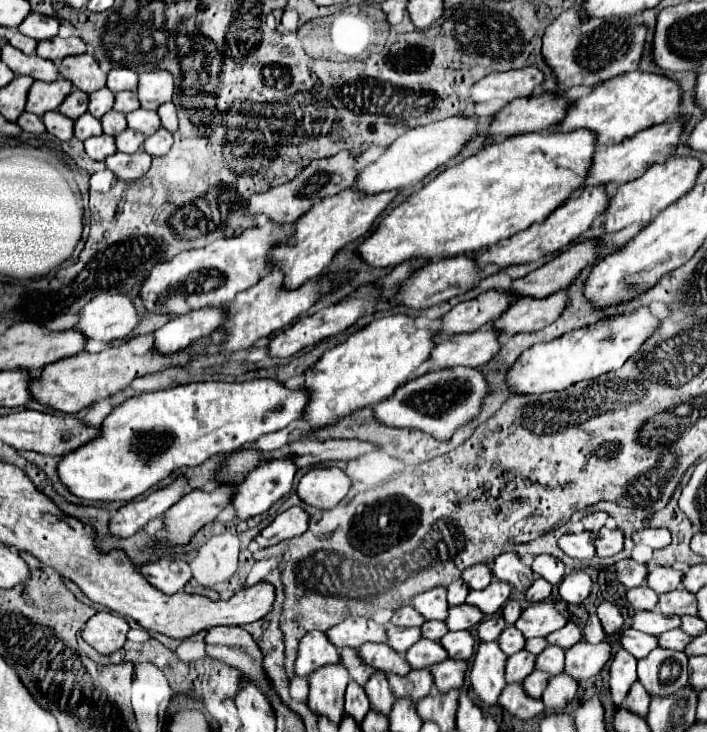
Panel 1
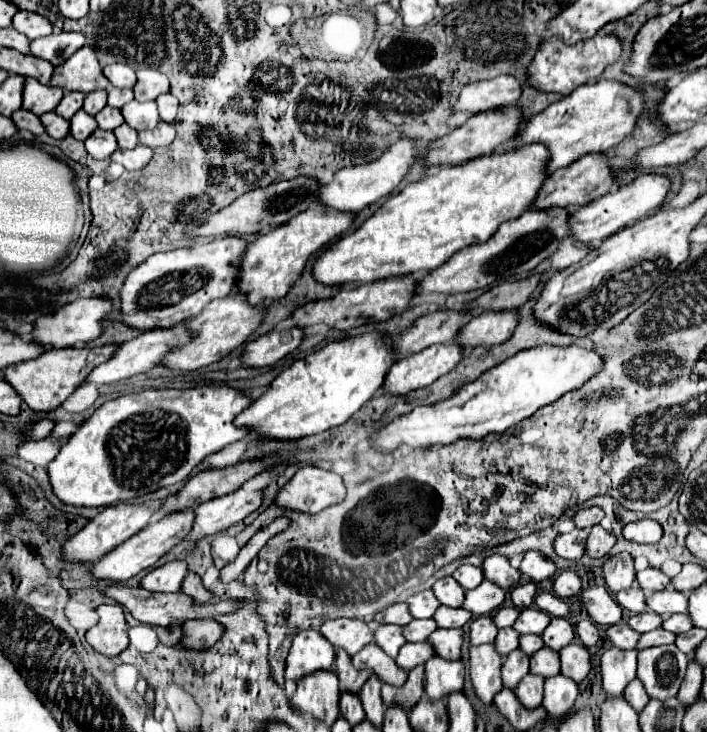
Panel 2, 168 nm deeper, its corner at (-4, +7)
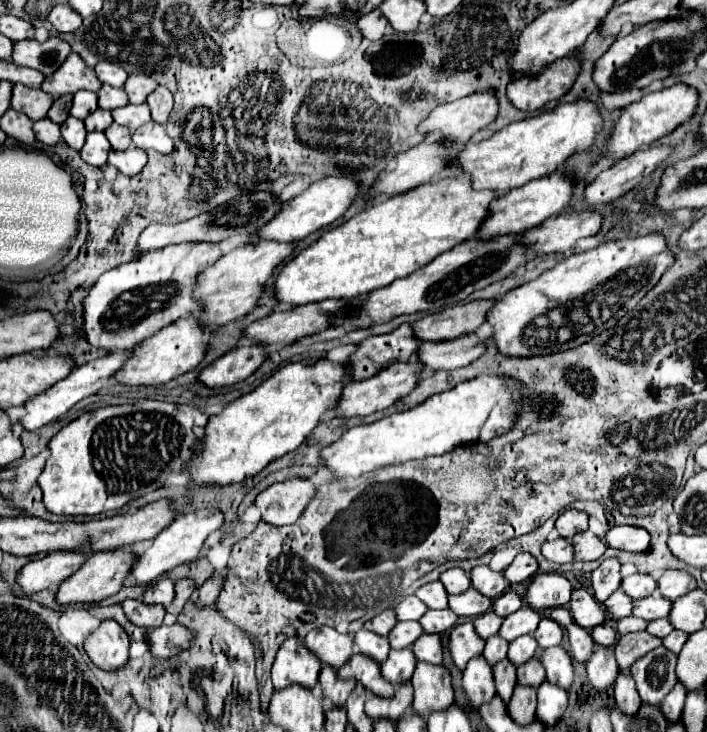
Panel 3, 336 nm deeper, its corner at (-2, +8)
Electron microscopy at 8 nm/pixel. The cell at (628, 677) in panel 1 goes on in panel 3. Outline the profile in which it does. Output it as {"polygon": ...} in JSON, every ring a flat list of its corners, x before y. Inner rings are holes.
{"polygon":[[598,648,588,660,588,678,592,686,606,692,620,676,620,666,616,664,612,648]]}

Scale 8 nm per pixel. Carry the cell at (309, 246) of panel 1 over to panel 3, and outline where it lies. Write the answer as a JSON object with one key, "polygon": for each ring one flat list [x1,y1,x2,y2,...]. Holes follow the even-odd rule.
{"polygon":[[258,240,256,244,246,244,228,252,216,264,206,268,198,276,198,288,194,292,194,296,206,304,204,316,200,316,200,320,208,328,218,328,230,320,236,320,238,316,252,312,264,292,264,282,274,274,276,266,296,250,296,244,298,242,280,244,276,240]]}

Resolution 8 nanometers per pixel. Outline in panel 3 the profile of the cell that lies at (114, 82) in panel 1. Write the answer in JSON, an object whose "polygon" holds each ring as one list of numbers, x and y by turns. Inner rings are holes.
{"polygon":[[100,62,96,64,96,74,98,78,104,82,104,84,110,84,110,86,116,86,116,88,122,88,126,84,126,78,128,78,128,72,118,66,118,64,112,64,112,62]]}

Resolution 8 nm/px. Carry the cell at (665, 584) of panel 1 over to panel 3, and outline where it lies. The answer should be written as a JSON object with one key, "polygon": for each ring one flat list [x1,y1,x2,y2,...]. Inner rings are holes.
{"polygon":[[632,574,622,580,620,586,630,598,646,598,656,592,656,580,650,574]]}

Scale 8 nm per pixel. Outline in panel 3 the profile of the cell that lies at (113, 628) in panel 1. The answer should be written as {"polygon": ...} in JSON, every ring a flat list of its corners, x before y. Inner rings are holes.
{"polygon":[[102,620,98,630,86,638,84,650,98,668,116,670,128,660,128,644,128,634,116,620]]}

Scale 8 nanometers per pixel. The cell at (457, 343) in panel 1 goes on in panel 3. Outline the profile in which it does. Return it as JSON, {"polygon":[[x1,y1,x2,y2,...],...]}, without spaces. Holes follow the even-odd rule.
{"polygon":[[412,358,410,362,392,364,392,366,384,368,384,372,378,372,376,376,372,376,368,380,348,384,344,388,344,394,342,394,340,402,338,402,338,406,334,408,334,414,352,418,352,416,368,416,368,414,372,414,376,410,390,408,396,400,404,398,408,392,412,392,412,388,416,388,416,384,420,384,422,370,424,370,424,364,420,364,420,360,416,360,416,358]]}

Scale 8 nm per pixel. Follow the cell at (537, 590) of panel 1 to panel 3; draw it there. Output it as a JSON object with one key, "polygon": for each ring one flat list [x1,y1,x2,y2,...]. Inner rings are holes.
{"polygon":[[508,590,508,592,504,592,500,598,496,598,496,602,494,602,494,612,498,614,498,616,508,616,508,614,512,614,512,612,516,612,518,608,522,608,522,598,514,592,514,590]]}

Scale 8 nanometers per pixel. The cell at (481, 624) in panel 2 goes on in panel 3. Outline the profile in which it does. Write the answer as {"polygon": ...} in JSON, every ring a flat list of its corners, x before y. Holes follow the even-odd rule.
{"polygon":[[464,622,452,630,450,654,452,654,452,658,460,670,464,670,468,660,472,656,478,656,482,650,484,650,484,640,480,636,476,636,472,622]]}

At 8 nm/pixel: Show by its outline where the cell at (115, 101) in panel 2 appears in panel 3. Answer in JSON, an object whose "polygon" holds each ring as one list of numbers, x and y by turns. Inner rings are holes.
{"polygon":[[104,84,98,92,98,106,104,110,114,110,120,106,128,104,128,94,124,92,124,88,112,88,108,84]]}

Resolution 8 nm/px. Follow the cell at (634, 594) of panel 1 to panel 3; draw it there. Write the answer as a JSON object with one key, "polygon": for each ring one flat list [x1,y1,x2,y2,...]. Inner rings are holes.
{"polygon":[[616,590,606,602,604,602,604,606,606,606,606,610,616,618,616,620,620,620,620,618,624,618,624,616,630,616,632,614,632,600,628,600,628,596,624,596,624,592,620,592,620,590]]}

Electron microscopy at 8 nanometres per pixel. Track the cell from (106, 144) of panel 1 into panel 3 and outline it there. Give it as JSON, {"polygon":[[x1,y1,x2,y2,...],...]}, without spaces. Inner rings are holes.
{"polygon":[[90,132,86,136,86,144,80,150,80,154,82,154,84,162,102,168,106,164,106,156,108,156,110,148,112,146,108,144,108,138,104,136,104,132]]}

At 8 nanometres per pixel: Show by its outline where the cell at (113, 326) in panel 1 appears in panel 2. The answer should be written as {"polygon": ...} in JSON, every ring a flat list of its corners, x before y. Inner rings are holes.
{"polygon":[[76,299,64,307,60,307,58,311,50,313,50,315,42,315,38,317,32,325,32,341,38,345,44,345,46,349,60,349,60,347,74,347,76,343,88,343,94,341,100,333,102,333,102,325,106,321,106,317,112,311,112,303,108,299]]}

